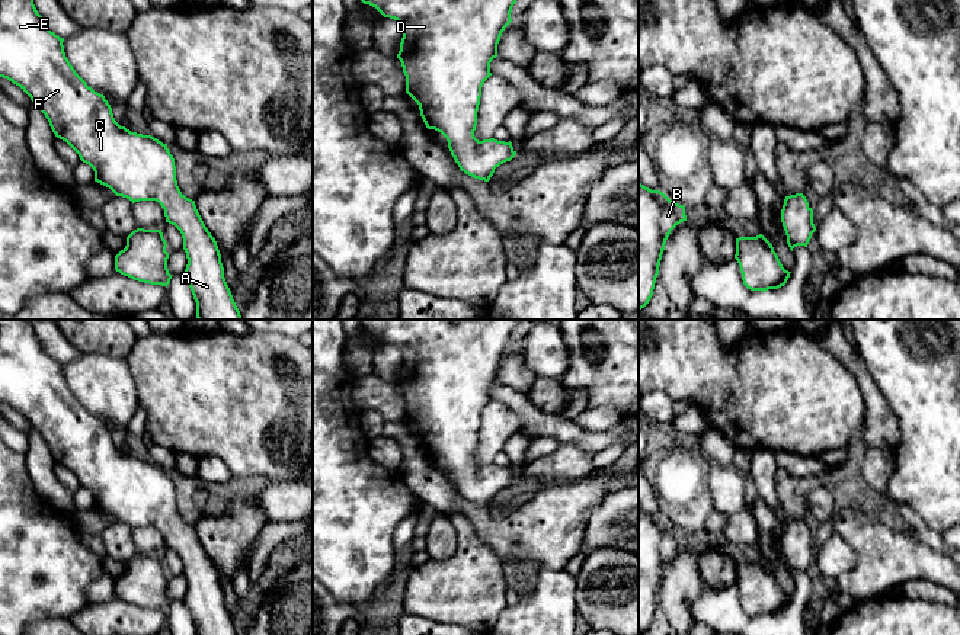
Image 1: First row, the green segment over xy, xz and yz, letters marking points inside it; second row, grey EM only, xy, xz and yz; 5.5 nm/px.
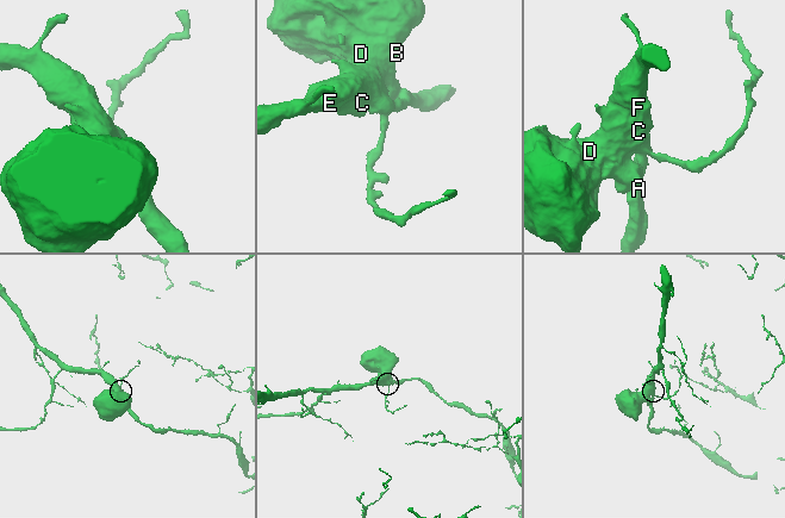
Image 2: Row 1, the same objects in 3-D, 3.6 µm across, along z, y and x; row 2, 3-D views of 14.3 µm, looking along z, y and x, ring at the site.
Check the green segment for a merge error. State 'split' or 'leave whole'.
leave whole

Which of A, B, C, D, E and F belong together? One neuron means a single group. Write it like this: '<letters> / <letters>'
A B C D E F

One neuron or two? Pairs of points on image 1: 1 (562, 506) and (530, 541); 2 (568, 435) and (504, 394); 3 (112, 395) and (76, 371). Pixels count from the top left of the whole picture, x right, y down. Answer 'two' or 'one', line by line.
1: one
2: one
3: one

